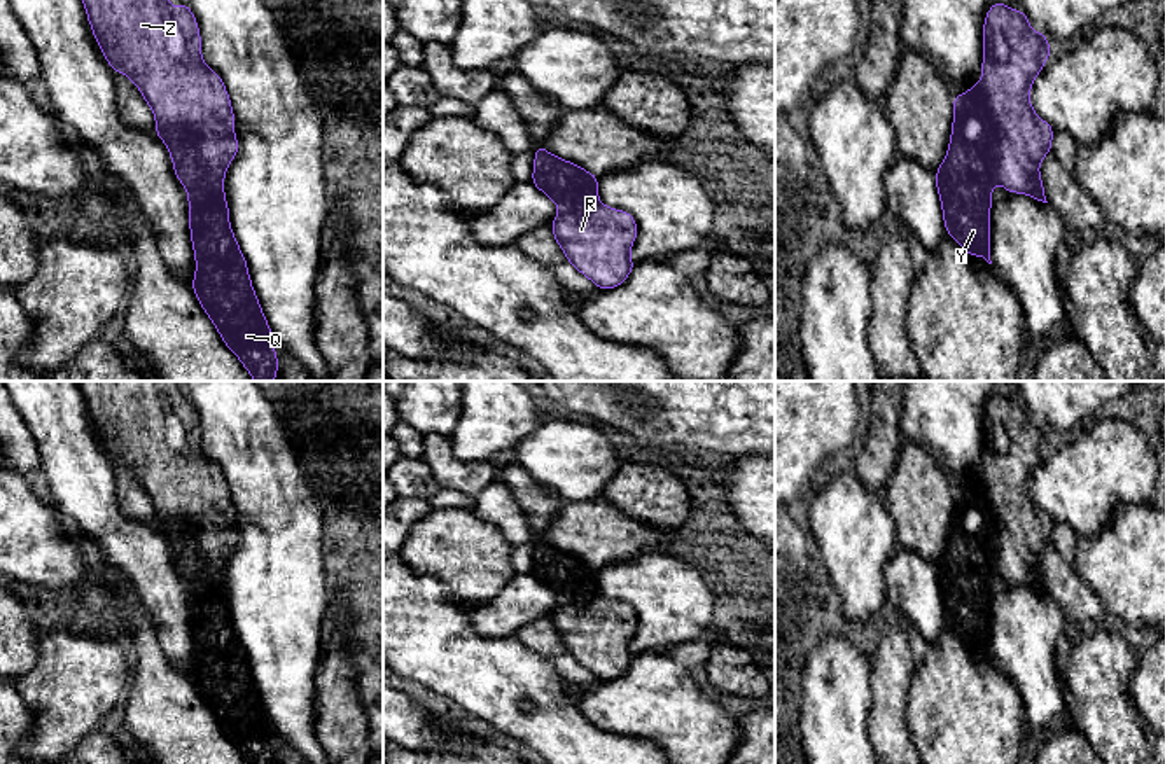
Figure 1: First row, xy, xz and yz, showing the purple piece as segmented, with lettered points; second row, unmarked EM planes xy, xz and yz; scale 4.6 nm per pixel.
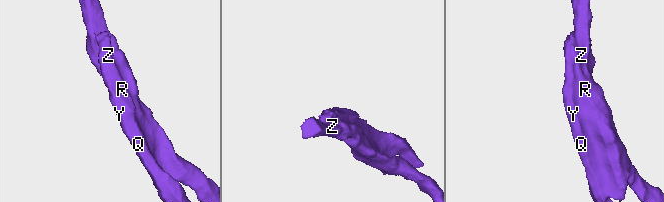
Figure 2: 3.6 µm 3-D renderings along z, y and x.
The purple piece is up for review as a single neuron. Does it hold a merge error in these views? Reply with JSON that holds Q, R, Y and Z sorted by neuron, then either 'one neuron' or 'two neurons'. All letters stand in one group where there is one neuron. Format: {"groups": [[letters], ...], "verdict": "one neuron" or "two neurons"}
{"groups": [["Q", "Y"], ["R", "Z"]], "verdict": "two neurons"}

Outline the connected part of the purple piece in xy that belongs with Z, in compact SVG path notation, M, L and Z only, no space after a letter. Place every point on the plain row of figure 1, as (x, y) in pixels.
M77 381L87 414L114 462L129 469L152 500L178 573L187 580L212 577L224 586L224 566L238 545L234 505L219 465L201 449L201 428L191 400L168 397L171 381Z

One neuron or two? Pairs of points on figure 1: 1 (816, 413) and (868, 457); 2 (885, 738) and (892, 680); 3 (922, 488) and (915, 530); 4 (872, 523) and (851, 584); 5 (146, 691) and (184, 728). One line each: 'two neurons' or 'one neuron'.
1: two neurons
2: one neuron
3: one neuron
4: one neuron
5: one neuron

